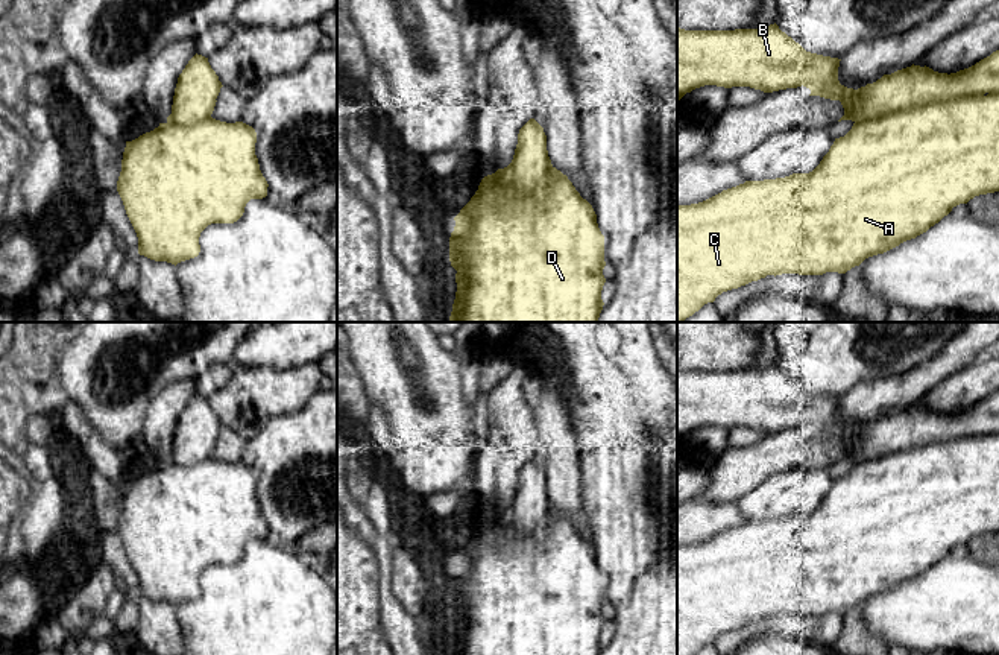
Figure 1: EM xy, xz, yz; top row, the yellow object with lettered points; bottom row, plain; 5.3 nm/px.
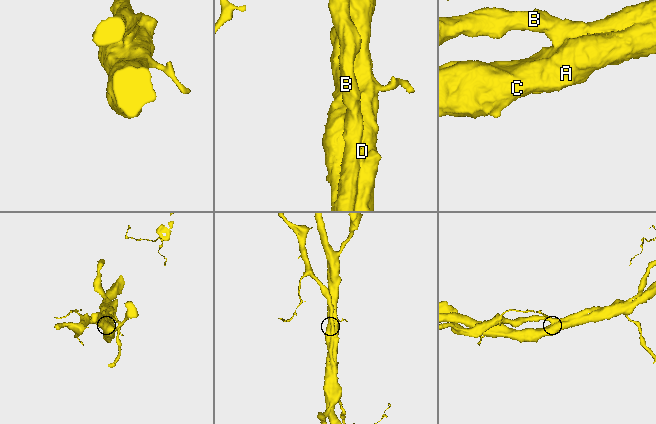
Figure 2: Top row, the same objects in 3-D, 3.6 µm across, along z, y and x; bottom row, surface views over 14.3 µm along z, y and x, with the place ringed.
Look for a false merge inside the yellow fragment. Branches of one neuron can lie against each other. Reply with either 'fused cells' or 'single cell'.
fused cells

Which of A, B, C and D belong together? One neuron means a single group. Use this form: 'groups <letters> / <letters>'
groups A C D / B

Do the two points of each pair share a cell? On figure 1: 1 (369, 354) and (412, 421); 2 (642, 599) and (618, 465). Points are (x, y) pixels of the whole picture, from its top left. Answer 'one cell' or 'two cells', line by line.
1: one cell
2: one cell

